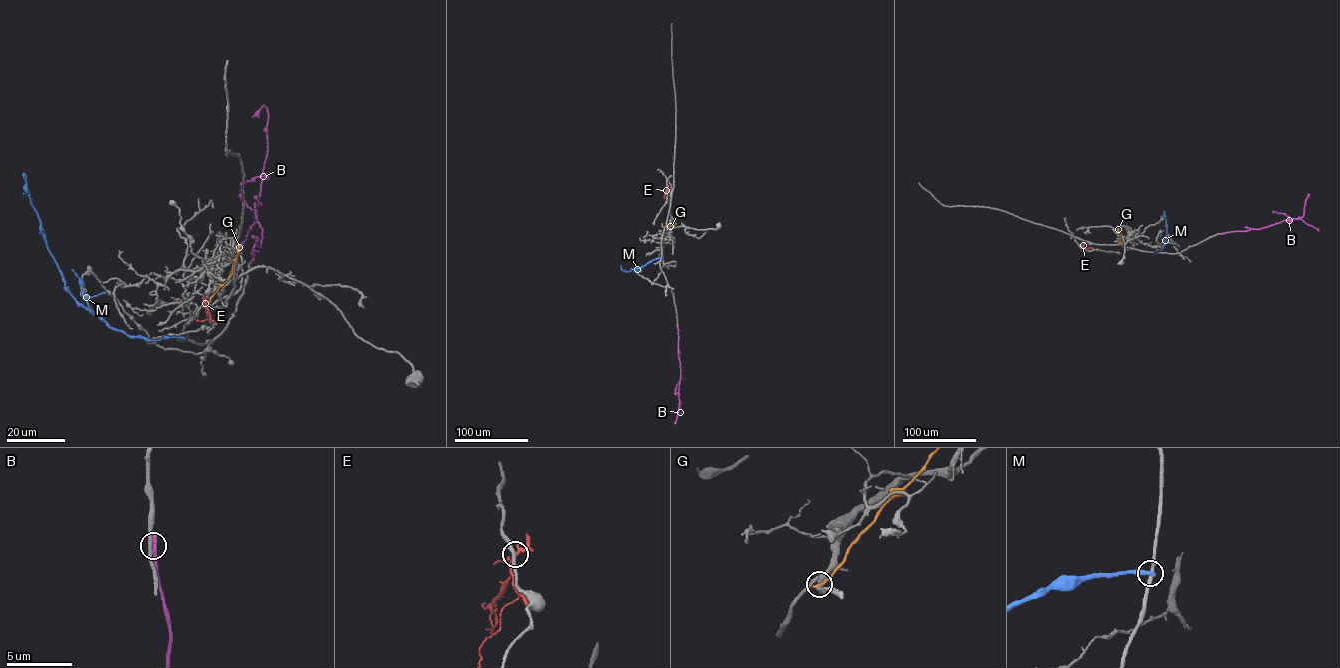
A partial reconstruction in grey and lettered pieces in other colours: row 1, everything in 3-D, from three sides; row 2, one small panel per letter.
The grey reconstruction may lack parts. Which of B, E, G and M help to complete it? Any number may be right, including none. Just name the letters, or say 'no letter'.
no letter

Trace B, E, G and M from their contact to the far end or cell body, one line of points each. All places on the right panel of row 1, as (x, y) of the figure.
B: (1221, 233), (1260, 229), (1300, 218), (1307, 197)
E: (1081, 248), (1093, 248)
G: (1118, 244), (1118, 229)
M: (1153, 252), (1163, 247), (1167, 233), (1164, 211)

